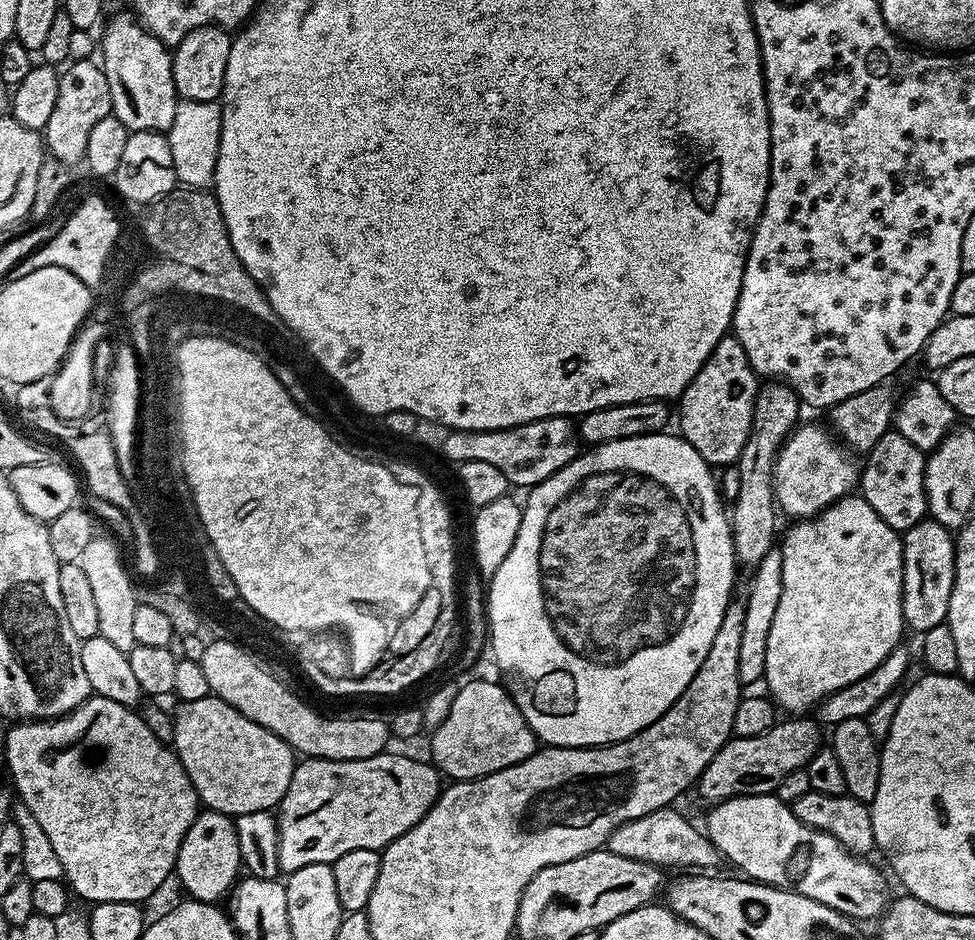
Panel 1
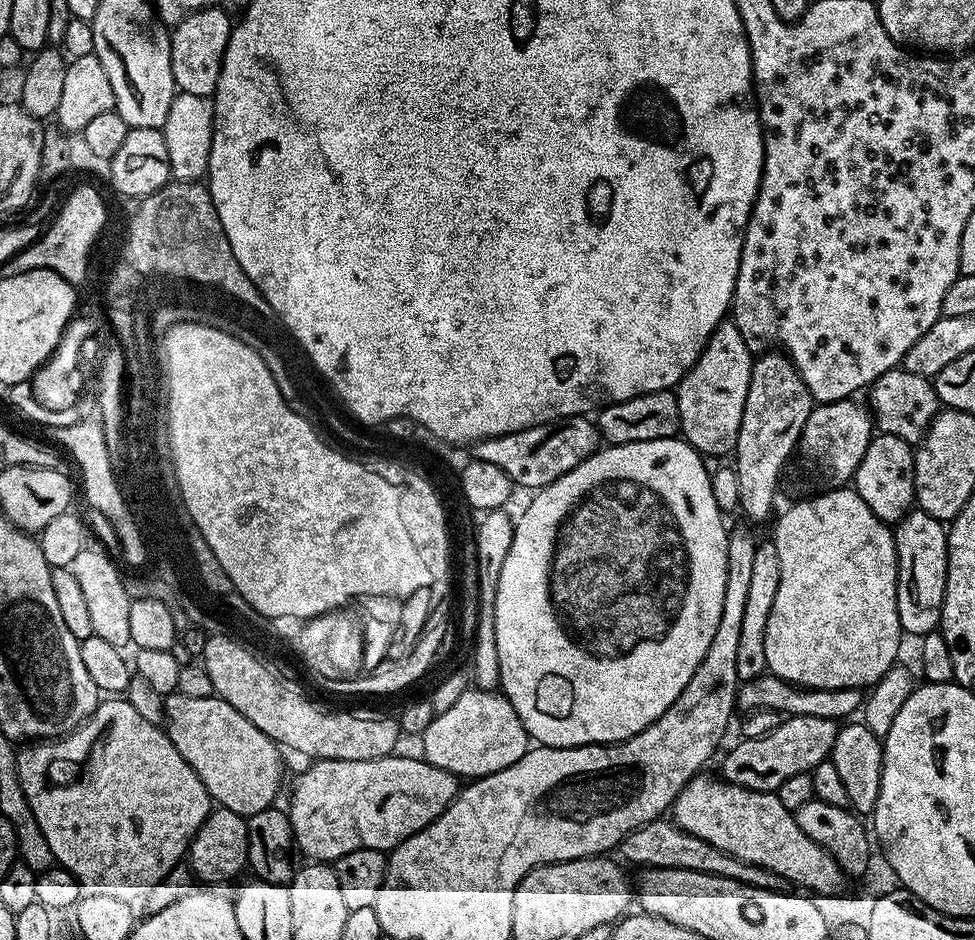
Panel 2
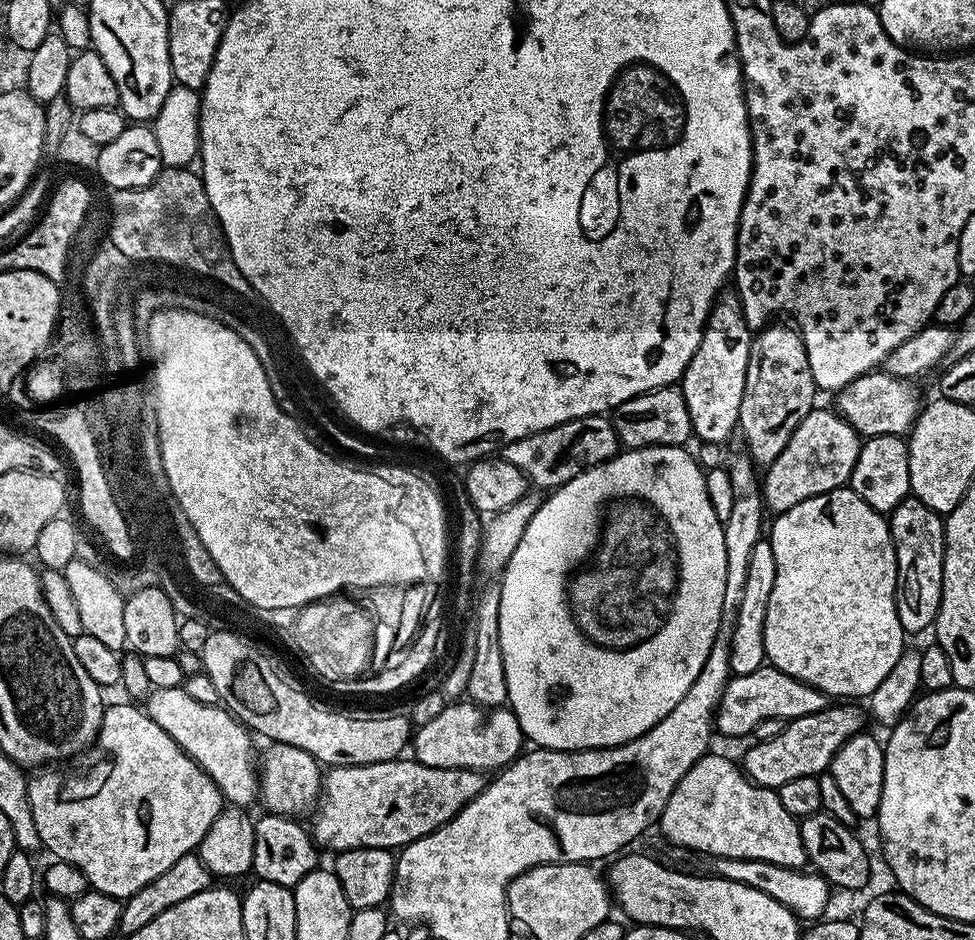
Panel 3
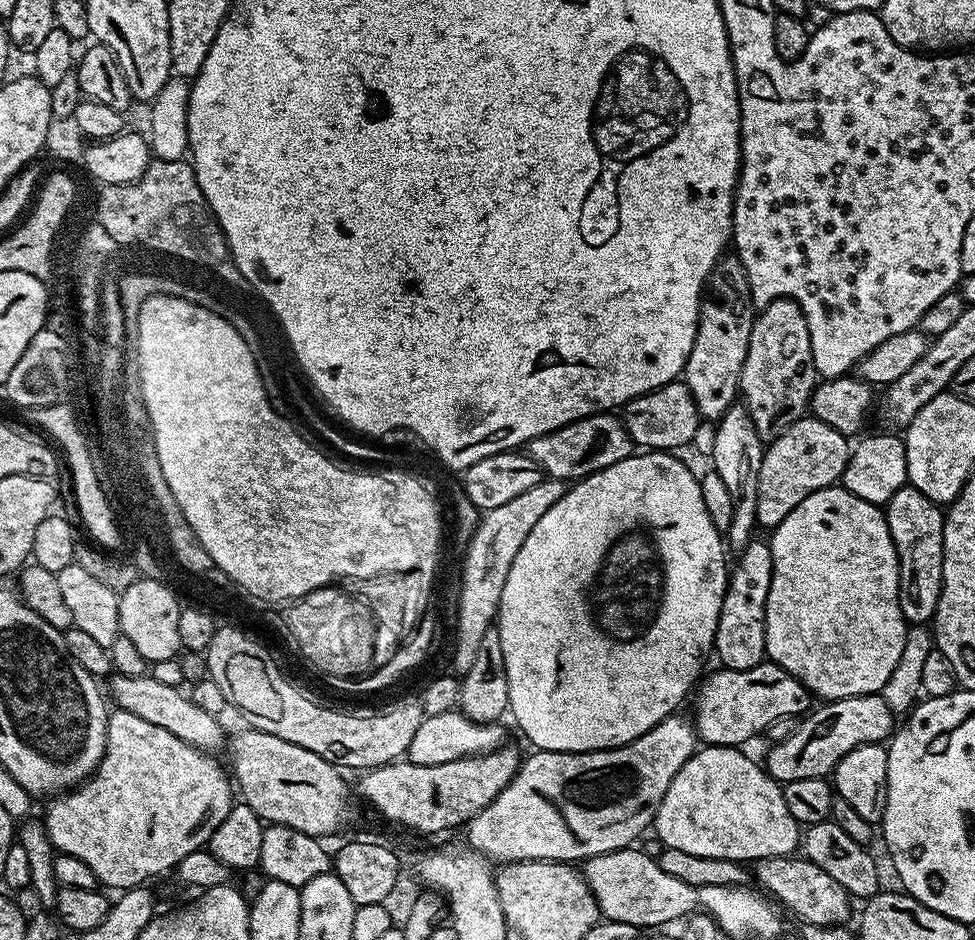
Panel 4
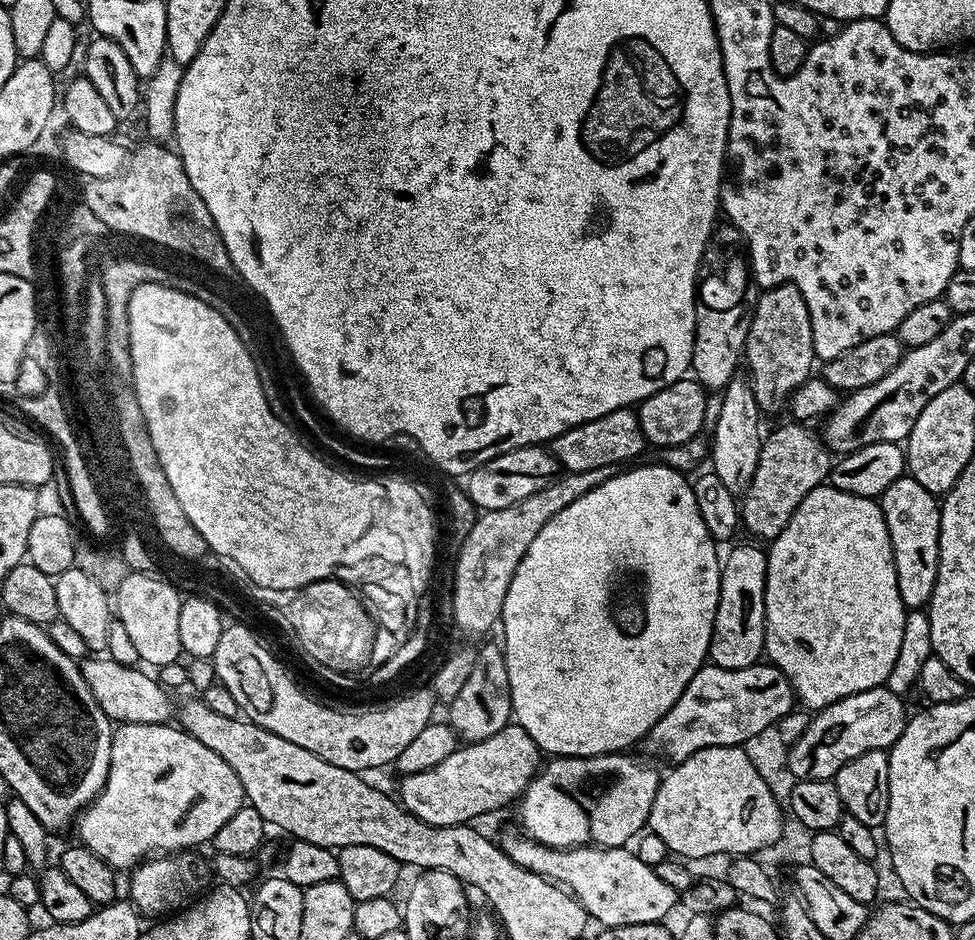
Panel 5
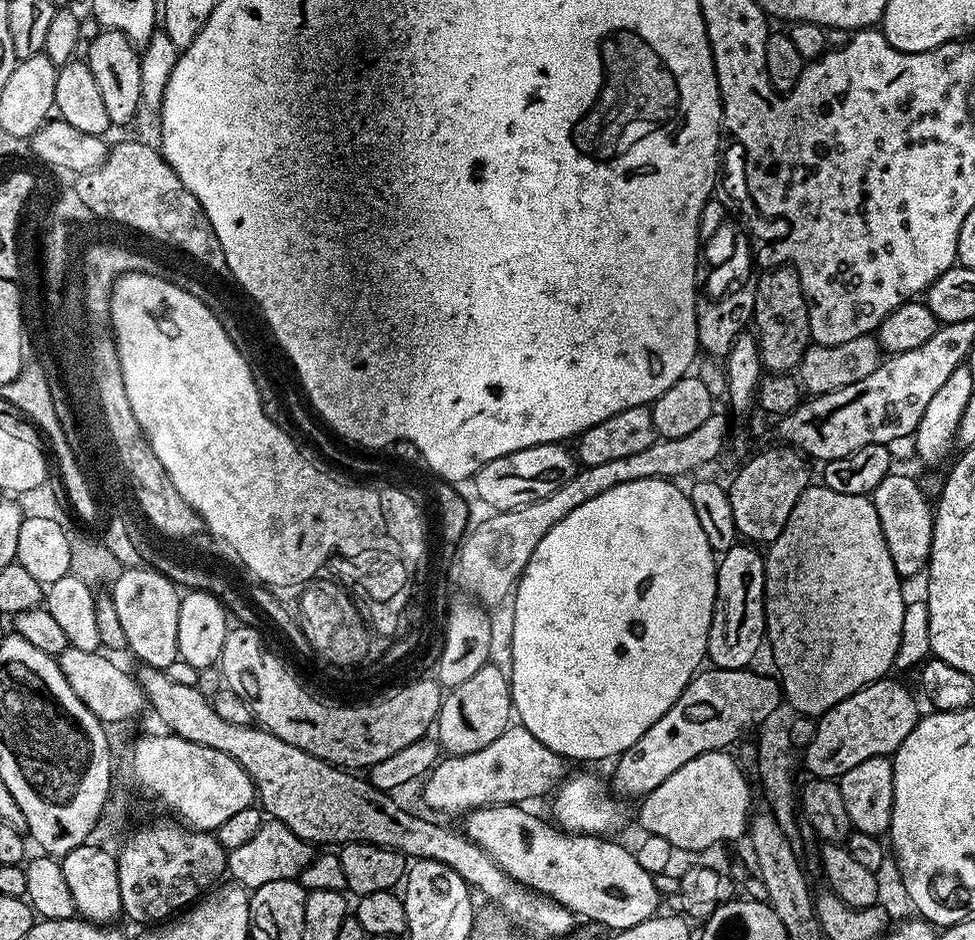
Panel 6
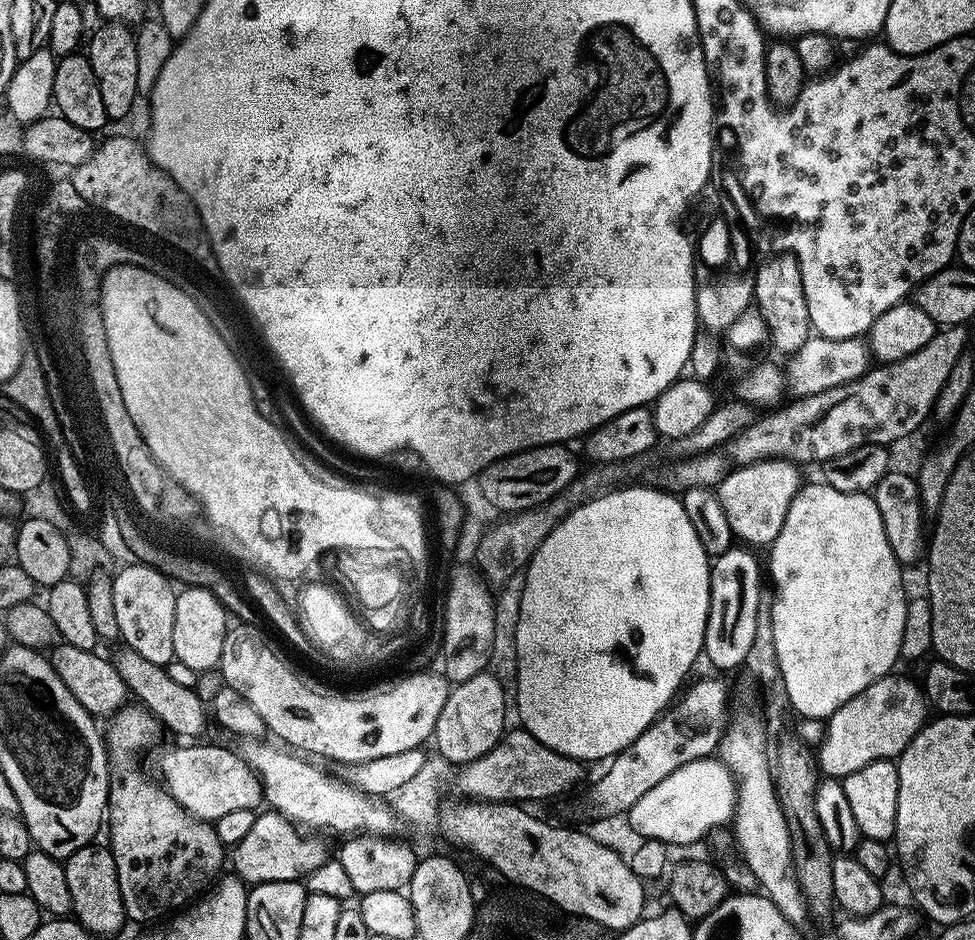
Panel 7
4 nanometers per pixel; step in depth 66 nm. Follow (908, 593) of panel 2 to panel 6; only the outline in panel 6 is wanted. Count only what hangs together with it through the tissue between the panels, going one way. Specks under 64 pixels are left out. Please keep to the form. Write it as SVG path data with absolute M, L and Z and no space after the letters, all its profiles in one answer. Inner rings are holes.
M898 472L889 473L870 494L875 513L886 538L895 570L902 578L920 575L927 569L932 552L934 510L918 480Z

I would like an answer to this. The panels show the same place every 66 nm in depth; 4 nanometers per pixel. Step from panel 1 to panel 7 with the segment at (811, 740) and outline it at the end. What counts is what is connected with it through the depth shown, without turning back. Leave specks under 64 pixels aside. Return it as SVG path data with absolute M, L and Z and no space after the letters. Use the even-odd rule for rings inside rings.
M889 674L881 680L874 681L866 690L859 692L852 700L847 700L833 716L828 717L827 732L818 745L818 767L825 777L843 778L862 770L875 760L892 760L906 750L910 741L918 735L929 719L930 701L921 685L908 676Z

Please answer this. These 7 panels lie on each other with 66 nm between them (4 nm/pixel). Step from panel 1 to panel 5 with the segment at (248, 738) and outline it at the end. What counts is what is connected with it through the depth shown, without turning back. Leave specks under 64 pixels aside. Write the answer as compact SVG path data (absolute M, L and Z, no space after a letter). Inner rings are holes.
M88 658L80 664L80 672L86 686L90 686L90 694L94 694L98 706L109 720L120 724L169 723L174 716L172 700L168 697L171 695L155 675L147 676L140 670L131 664L119 664L107 658Z

